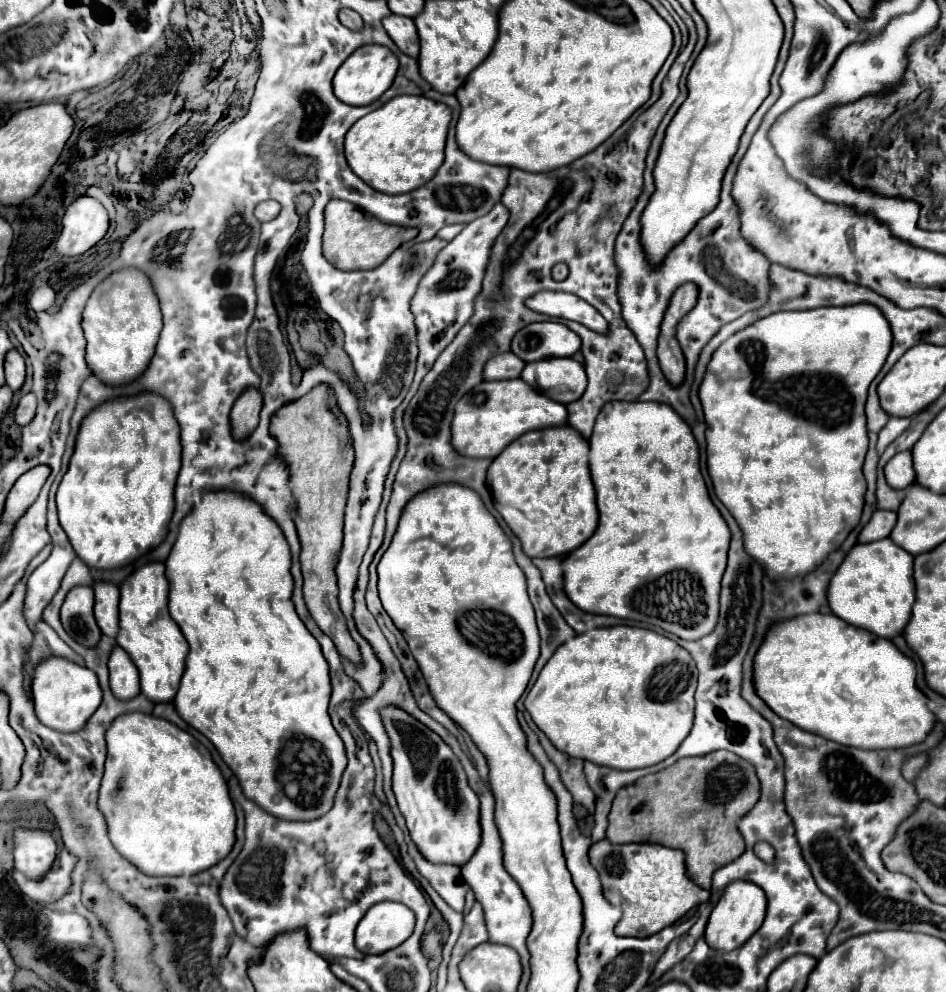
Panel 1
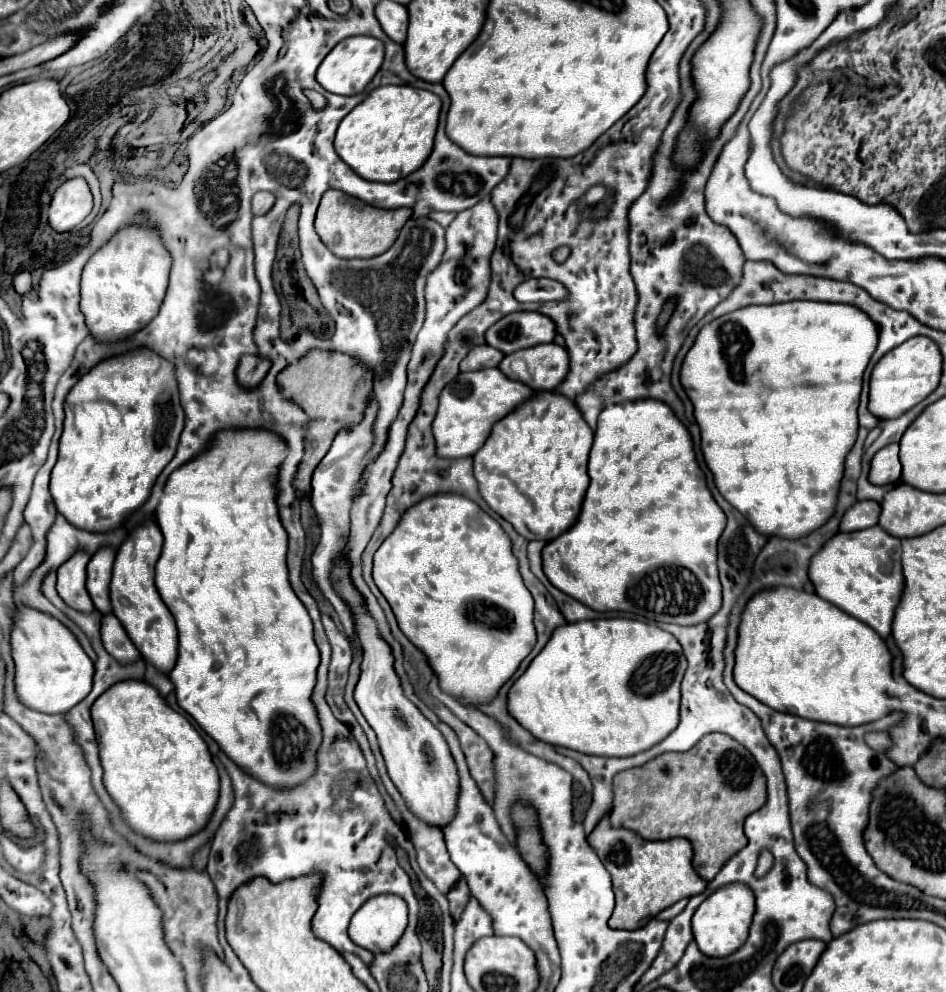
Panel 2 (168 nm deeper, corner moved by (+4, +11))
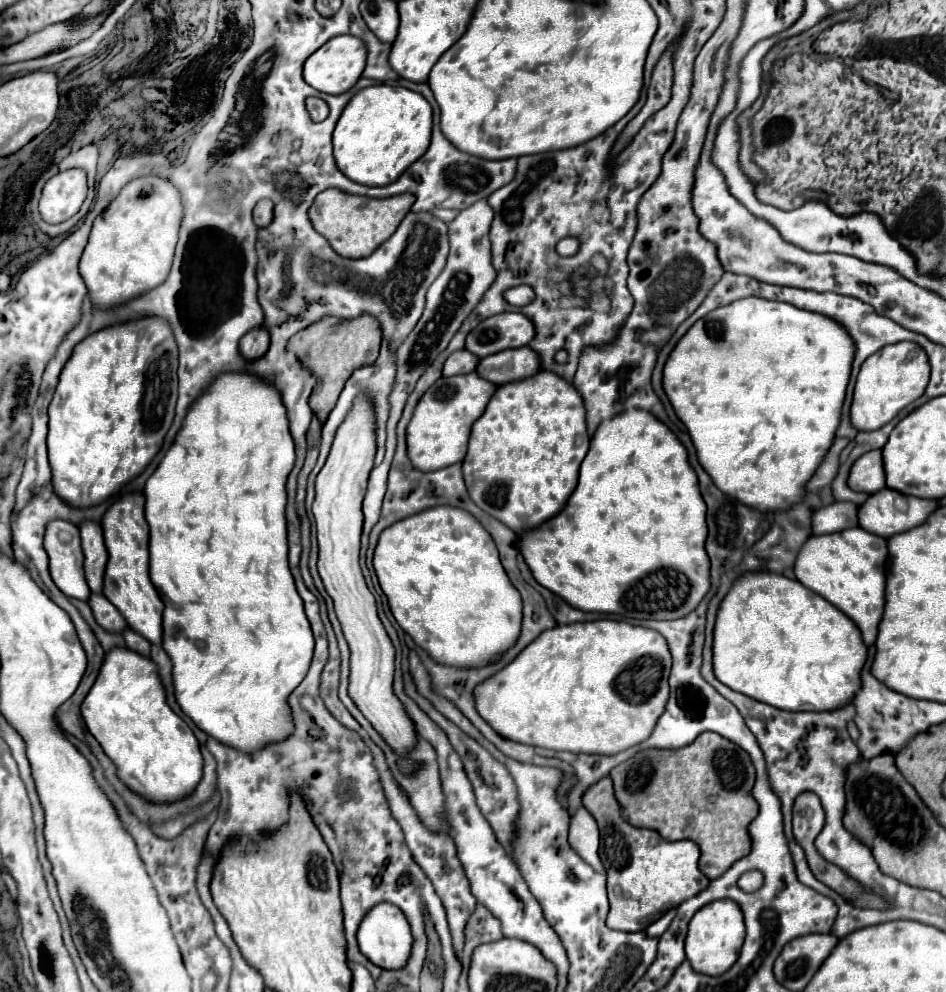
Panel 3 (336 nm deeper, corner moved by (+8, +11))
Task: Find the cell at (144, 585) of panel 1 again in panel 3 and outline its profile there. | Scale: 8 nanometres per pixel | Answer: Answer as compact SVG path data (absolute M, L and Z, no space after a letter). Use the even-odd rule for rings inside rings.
M128 494L118 498L102 518L104 540L108 548L108 566L104 576L104 596L118 608L126 624L144 636L150 644L162 646L162 612L164 604L148 576L148 542L150 526L144 518L144 496Z

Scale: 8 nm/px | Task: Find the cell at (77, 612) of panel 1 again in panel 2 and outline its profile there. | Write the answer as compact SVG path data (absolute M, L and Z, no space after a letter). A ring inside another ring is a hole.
M76 550L56 572L58 572L58 584L56 590L60 598L80 610L80 612L92 612L94 604L90 600L90 594L86 590L86 564L90 556L84 550Z

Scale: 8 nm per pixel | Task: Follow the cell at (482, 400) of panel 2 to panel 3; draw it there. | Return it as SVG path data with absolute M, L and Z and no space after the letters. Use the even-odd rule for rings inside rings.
M476 372L450 378L442 376L434 386L430 386L420 398L408 424L408 458L412 464L422 472L430 472L462 462L468 450L472 424L484 414L496 388L494 382L488 382Z

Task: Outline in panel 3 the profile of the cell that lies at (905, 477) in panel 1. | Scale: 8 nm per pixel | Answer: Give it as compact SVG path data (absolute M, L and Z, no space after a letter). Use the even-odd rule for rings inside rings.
M880 450L866 452L862 458L858 458L850 470L848 486L852 490L860 490L866 494L874 494L876 490L886 488L886 470Z

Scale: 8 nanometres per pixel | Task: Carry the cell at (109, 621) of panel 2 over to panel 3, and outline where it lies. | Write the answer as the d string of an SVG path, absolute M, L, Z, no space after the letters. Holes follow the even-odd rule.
M90 594L88 604L90 604L92 612L94 612L96 622L104 630L114 632L114 634L122 634L126 630L126 620L120 618L120 612L102 594Z

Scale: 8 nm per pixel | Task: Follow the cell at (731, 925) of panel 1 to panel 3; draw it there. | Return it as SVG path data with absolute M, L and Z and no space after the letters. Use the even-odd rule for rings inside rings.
M714 900L700 908L690 924L688 924L688 936L686 936L686 958L690 960L692 968L696 972L718 976L728 970L738 960L740 948L744 942L744 914L738 904L732 900Z

